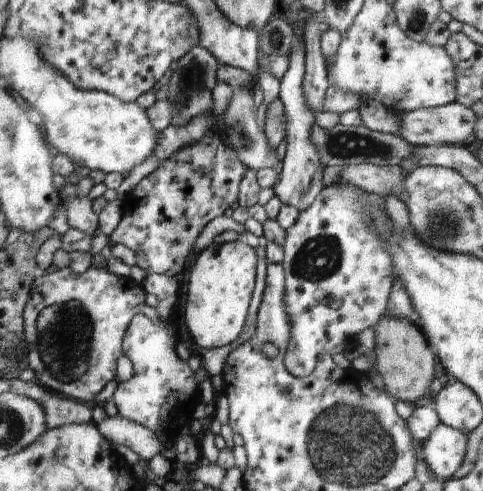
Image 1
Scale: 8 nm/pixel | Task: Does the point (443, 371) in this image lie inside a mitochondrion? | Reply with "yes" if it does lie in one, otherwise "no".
no

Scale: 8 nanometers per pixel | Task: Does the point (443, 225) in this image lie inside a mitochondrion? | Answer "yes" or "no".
yes

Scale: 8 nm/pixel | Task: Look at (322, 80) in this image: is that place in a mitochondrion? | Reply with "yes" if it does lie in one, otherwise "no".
no

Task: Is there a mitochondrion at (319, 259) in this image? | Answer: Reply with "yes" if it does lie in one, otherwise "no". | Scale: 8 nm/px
yes

